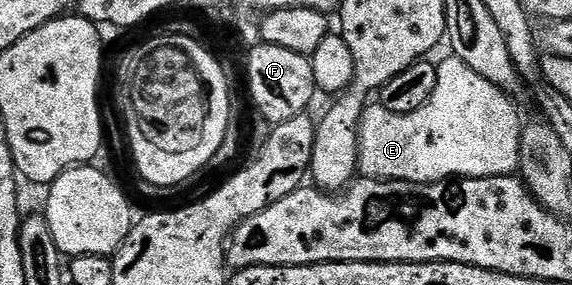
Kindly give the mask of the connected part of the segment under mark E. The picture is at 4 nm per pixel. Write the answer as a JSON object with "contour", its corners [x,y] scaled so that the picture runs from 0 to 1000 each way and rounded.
{"contour":[[[795,200],[762,221],[766,298],[752,354],[724,396],[691,404],[682,382],[643,368],[629,428],[631,618],[647,628],[694,628],[705,642],[774,642],[778,628],[834,628],[865,614],[902,614],[909,596],[909,467],[913,414],[895,365],[897,337],[843,256],[829,256],[815,214]]]}

